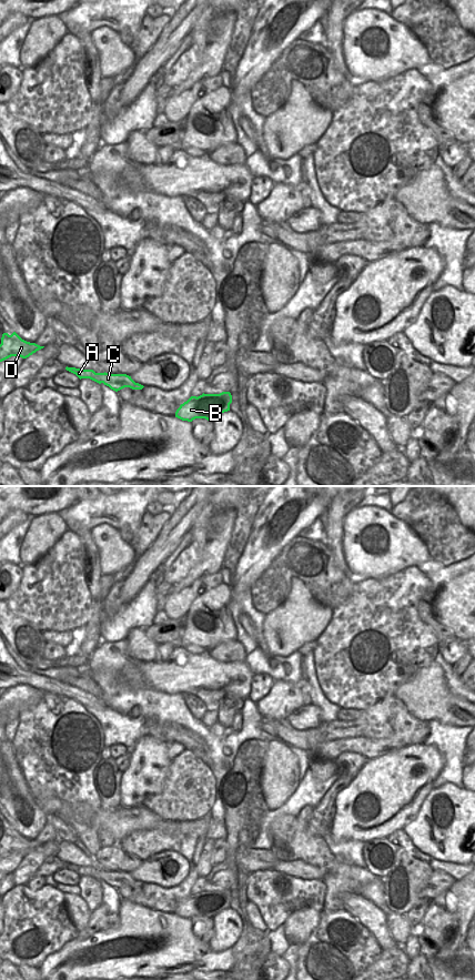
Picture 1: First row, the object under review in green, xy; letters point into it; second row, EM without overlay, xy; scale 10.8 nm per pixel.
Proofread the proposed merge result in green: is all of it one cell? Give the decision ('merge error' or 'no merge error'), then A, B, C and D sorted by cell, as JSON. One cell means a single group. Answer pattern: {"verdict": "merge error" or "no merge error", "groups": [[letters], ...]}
{"verdict": "merge error", "groups": [["A", "C", "D"], ["B"]]}

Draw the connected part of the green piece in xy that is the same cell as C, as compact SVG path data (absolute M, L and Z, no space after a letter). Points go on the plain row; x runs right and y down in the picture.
M65 865L67 868L75 871L80 877L90 876L99 881L103 880L111 887L118 889L124 885L130 885L132 887L142 887L144 883L135 880L131 873L127 871L109 871L109 870L95 870L93 867Z

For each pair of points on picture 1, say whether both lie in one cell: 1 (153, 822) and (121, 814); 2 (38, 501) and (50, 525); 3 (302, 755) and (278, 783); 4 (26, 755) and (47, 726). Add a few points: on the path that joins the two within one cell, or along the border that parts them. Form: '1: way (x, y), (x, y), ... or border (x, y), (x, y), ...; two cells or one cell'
1: way (145, 820), (129, 819); one cell
2: border (57, 512), (34, 516); two cells
3: border (289, 746), (297, 759), (300, 780); two cells
4: way (32, 748), (36, 745), (36, 740), (43, 733); one cell

